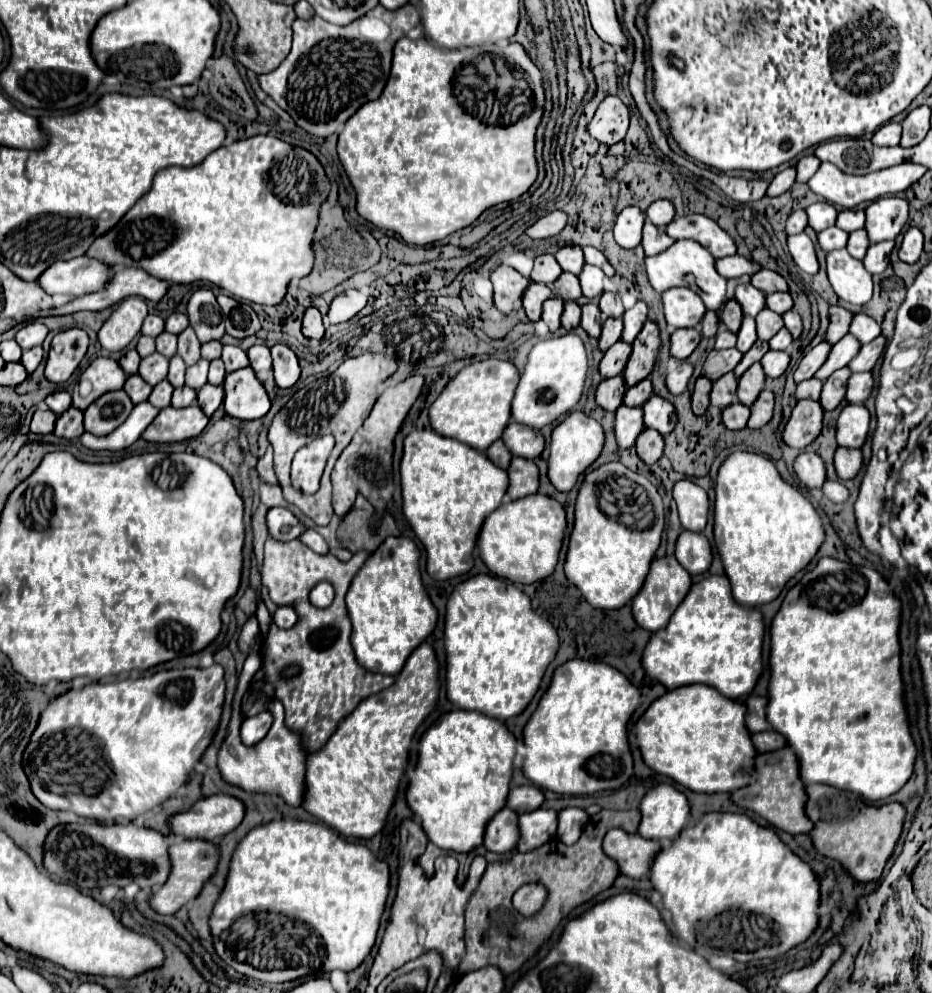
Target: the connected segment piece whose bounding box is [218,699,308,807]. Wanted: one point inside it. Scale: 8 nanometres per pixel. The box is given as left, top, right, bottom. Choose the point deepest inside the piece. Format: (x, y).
(277, 765)

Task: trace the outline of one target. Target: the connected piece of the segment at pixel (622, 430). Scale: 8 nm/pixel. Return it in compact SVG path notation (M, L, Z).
M626 405L616 409L614 429L616 429L616 439L618 439L622 449L634 447L634 443L638 439L638 433L642 433L646 429L644 421L642 421L642 409L626 407Z

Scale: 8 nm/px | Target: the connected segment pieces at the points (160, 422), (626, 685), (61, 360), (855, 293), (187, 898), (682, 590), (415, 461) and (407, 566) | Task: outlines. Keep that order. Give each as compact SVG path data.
M190 405L184 409L166 407L158 413L152 425L144 431L142 439L152 443L176 443L198 437L208 425L208 417L202 413L198 405Z
M572 659L554 671L552 683L538 703L532 719L524 727L524 773L540 789L550 789L562 795L590 795L606 789L620 789L634 769L632 751L628 745L628 721L640 707L642 695L626 675L610 665L596 661Z
M66 329L52 339L52 349L46 361L46 379L64 383L76 371L88 349L88 335L82 329Z
M838 249L838 251L830 251L828 253L828 279L836 291L836 295L848 303L854 305L866 305L872 297L872 275L864 269L862 261L850 257L850 253L846 249Z
M174 839L170 843L170 861L172 861L172 873L166 885L160 891L154 891L150 897L150 905L160 915L174 915L180 907L190 903L194 897L198 897L202 885L214 875L214 869L218 867L218 845L202 839Z
M676 557L654 559L642 591L632 599L632 613L634 619L638 619L638 625L642 625L648 631L664 629L666 621L670 621L670 613L674 613L674 609L682 603L682 597L686 597L686 593L690 591L690 585L692 585L692 577L676 561Z
M412 431L404 439L400 475L404 515L426 547L430 577L448 581L468 573L474 567L474 549L482 523L502 505L506 495L506 471L466 443L442 437L436 431Z
M388 537L380 549L376 549L366 565L354 577L346 595L348 613L352 619L352 647L358 663L374 673L398 675L410 657L410 653L434 631L438 623L438 611L432 605L420 577L420 549L408 537Z

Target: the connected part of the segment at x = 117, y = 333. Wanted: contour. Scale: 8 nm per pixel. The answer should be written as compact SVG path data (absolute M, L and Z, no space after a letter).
M126 297L98 331L100 345L106 351L126 349L130 341L140 333L146 315L148 315L148 307L142 297Z

